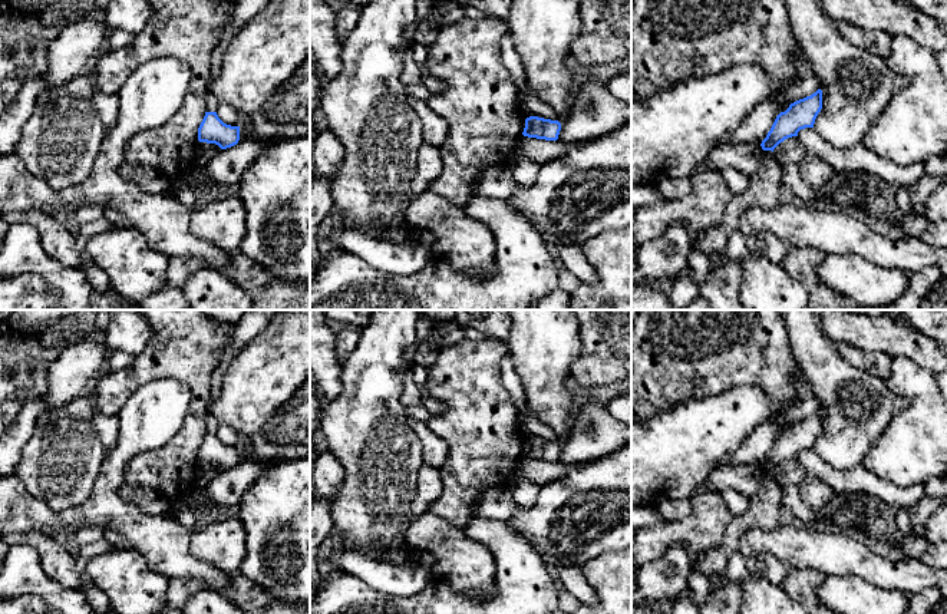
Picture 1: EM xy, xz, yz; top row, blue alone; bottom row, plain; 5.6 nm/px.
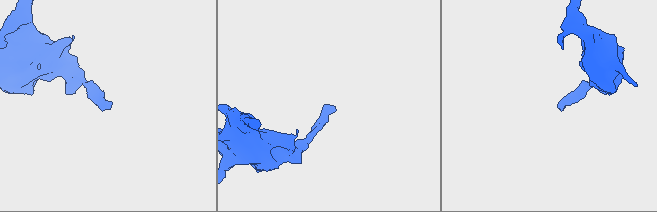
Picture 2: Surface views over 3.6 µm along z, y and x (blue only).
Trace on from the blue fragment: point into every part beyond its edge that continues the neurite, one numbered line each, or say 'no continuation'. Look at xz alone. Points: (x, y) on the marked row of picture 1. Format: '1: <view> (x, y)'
no continuation

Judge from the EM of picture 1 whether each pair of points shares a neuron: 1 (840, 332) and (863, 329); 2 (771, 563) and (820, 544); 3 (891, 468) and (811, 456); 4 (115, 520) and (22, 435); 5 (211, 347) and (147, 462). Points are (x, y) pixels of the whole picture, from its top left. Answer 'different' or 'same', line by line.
1: same
2: different
3: different
4: different
5: same

